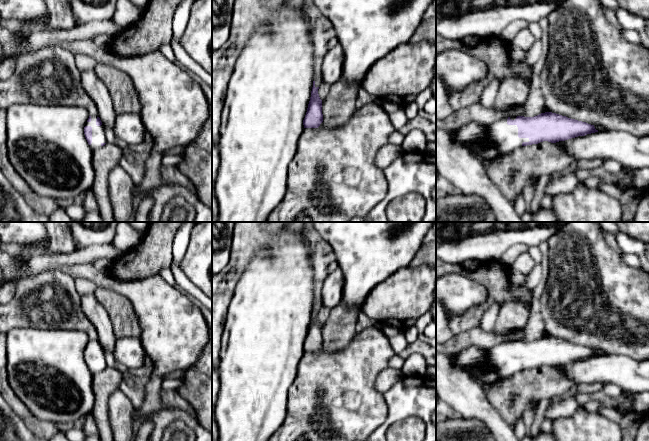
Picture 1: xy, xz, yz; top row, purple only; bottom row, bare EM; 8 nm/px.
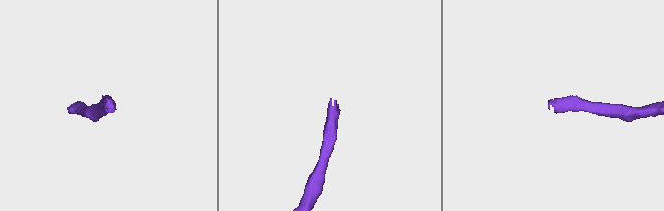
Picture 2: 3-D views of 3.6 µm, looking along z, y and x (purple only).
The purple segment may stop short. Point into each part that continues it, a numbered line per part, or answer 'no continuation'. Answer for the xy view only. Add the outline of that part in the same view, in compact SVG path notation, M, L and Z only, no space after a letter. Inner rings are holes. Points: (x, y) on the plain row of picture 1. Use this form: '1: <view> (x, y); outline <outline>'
1: xy (98, 356); outline M91 340L91 345L86 346L85 350L92 351L92 367L90 369L91 373L94 375L98 372L101 372L102 367L108 367L106 363L106 355L105 350L102 348L101 350L96 349L96 343L98 340Z

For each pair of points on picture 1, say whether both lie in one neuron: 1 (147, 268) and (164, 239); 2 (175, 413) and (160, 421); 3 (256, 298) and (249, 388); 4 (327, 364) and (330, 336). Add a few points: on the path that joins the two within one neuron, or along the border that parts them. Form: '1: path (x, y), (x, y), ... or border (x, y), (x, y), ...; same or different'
1: path (147, 261), (157, 246); same
2: path (171, 414), (164, 417); same
3: path (256, 320), (256, 366); same
4: border (349, 342), (333, 351), (322, 346); different

